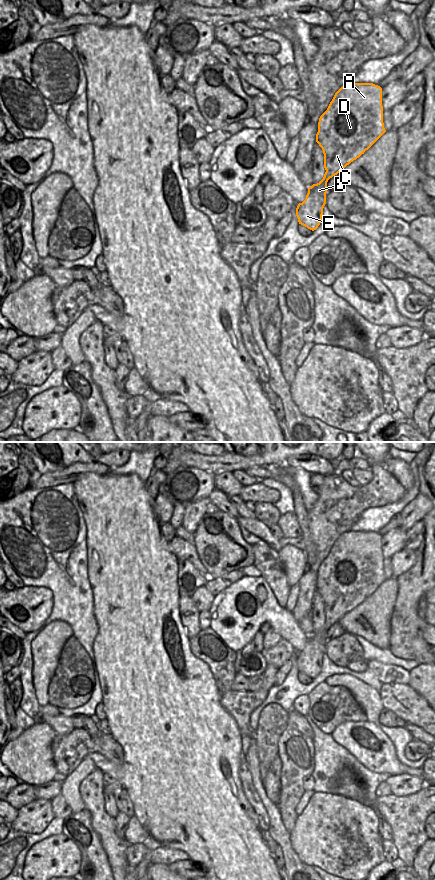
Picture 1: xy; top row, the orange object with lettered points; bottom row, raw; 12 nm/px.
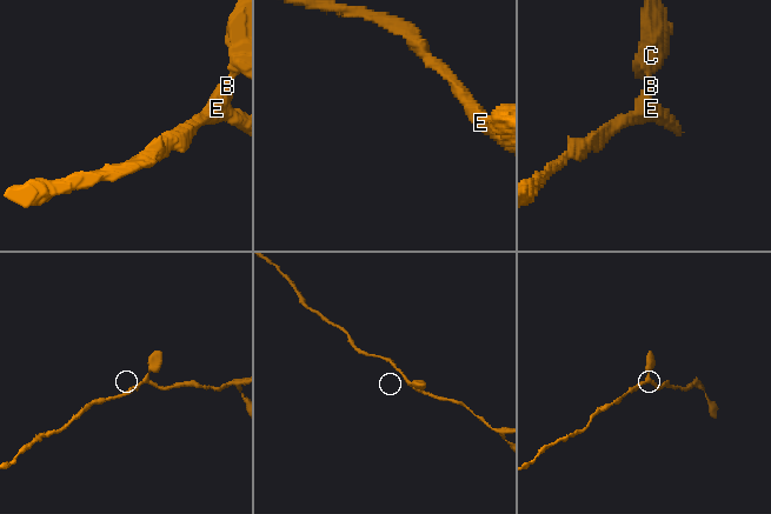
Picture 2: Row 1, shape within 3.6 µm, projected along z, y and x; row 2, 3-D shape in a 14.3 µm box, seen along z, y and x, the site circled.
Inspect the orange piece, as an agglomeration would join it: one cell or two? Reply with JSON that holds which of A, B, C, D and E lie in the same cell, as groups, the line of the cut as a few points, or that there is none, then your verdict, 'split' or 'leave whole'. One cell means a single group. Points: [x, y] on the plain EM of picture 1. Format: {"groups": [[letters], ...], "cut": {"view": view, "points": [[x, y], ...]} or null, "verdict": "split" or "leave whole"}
{"groups": [["A", "B", "C", "D", "E"]], "cut": null, "verdict": "leave whole"}

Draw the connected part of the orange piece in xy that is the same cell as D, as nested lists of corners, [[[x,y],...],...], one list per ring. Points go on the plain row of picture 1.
[[[348,531],[343,533],[334,543],[327,558],[320,564],[316,590],[323,598],[324,616],[326,618],[323,627],[308,636],[305,648],[296,656],[296,664],[299,672],[314,679],[322,669],[323,656],[326,652],[327,630],[337,623],[351,610],[359,606],[386,580],[383,571],[382,536],[373,531]]]

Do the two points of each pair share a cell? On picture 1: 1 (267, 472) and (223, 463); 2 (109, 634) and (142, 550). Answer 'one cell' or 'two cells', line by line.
1: two cells
2: one cell

